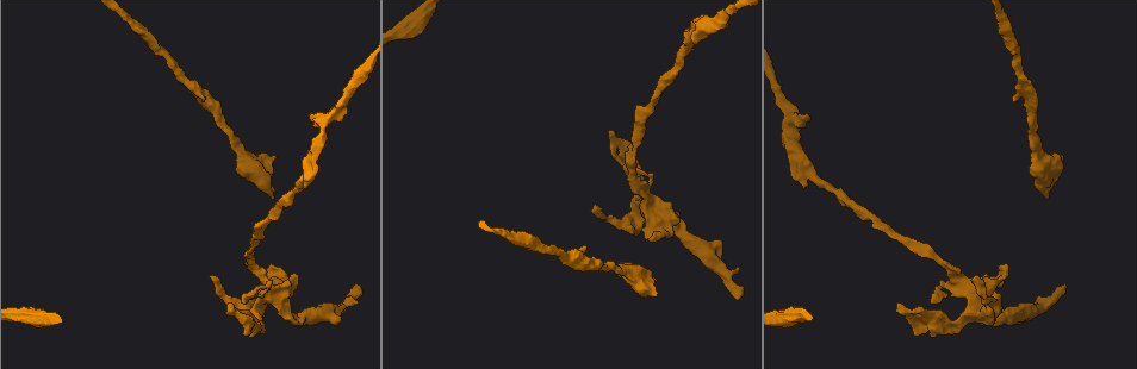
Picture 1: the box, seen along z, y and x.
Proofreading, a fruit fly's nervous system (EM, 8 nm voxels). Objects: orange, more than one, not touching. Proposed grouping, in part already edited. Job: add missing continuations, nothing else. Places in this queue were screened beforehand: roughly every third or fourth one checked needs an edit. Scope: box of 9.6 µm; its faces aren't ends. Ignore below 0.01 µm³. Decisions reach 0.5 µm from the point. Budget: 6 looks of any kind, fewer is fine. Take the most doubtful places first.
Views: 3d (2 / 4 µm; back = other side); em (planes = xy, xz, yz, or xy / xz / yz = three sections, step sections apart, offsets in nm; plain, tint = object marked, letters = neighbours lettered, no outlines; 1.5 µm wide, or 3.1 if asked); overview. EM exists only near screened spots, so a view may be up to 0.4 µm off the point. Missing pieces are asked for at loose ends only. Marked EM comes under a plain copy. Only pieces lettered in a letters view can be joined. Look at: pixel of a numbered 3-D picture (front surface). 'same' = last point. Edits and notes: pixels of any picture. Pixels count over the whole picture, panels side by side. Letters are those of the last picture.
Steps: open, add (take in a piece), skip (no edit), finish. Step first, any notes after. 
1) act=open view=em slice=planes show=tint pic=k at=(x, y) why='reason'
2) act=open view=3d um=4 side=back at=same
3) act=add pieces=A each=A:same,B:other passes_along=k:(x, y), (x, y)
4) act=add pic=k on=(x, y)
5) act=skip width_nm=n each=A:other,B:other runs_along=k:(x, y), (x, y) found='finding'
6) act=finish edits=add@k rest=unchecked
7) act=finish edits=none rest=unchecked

act=open view=em slice=xz step=8 show=letters pic=1 at=(1067, 286) why='long arm stops here'

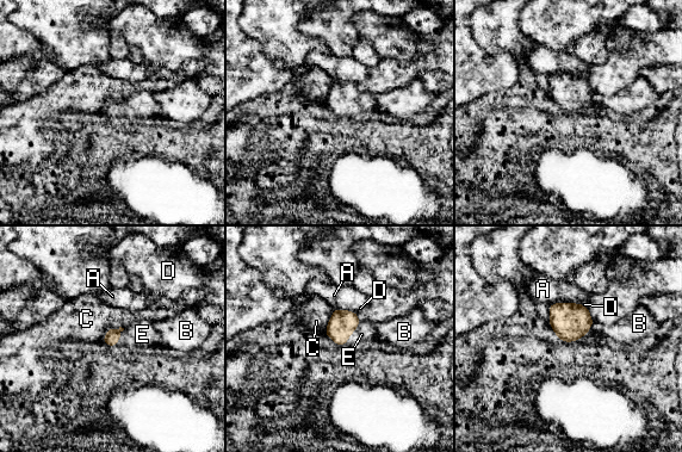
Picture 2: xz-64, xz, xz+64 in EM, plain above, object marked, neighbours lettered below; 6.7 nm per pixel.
act=open view=em slice=planes show=letters at=same why='cut it another way'

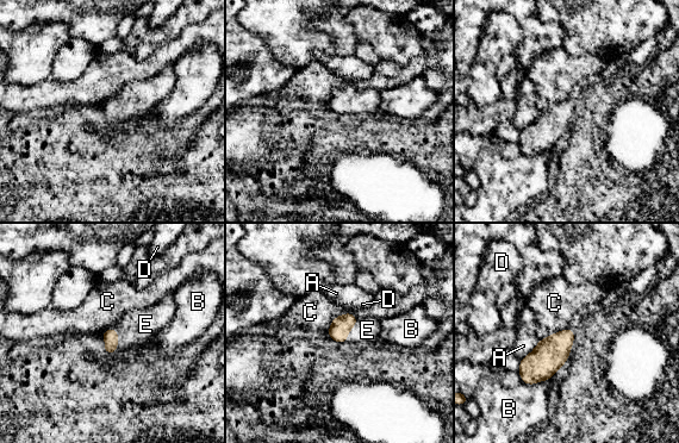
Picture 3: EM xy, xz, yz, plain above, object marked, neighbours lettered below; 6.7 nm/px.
act=add pieces=E each=A:other,B:other,C:other,D:other,E:same passes_along=3:(341, 325), (349, 330), (367, 330) found='it goes on there'

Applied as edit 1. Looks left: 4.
act=open view=overview why='see it whole again'

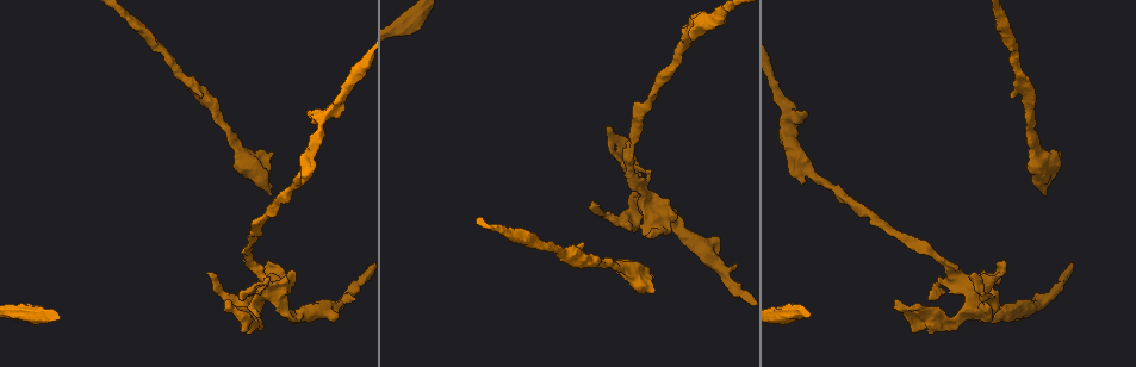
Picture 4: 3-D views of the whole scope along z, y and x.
act=open view=3d um=4 side=back pic=4 at=(588, 208) why='free end'

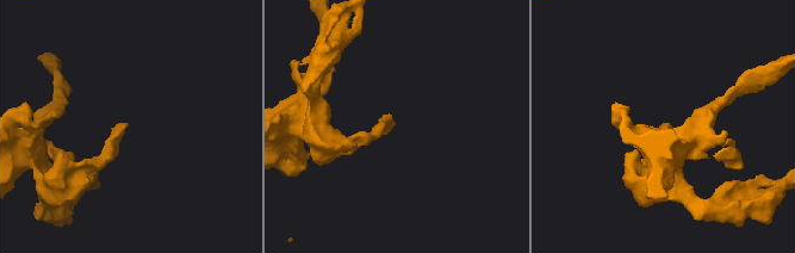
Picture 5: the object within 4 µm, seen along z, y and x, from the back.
act=open view=em slice=planes show=letters pic=5 at=(394, 122)

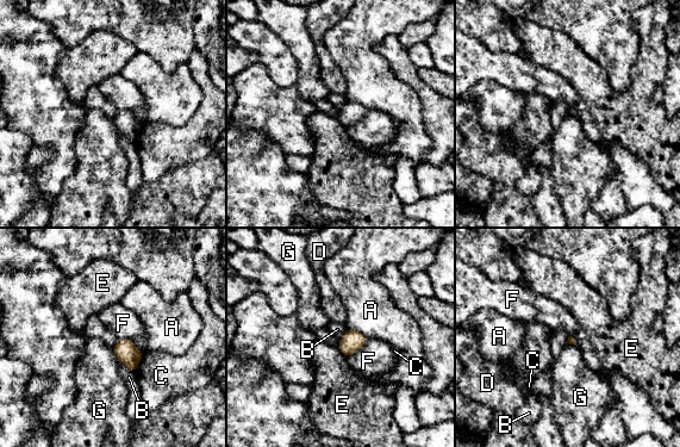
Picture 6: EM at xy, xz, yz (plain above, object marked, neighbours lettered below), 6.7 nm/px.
act=skip longest_contact=F:200nm each=A:other,B:other,C:other,D:other,E:other,F:other,G:other found='none of them fits'

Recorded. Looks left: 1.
act=finish edits=add@3 rest=unchecked

